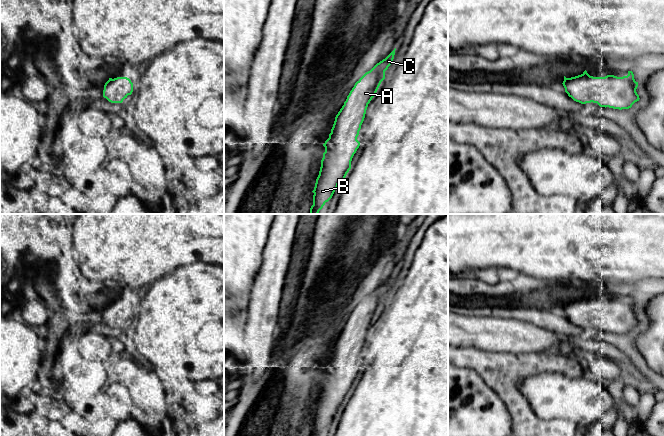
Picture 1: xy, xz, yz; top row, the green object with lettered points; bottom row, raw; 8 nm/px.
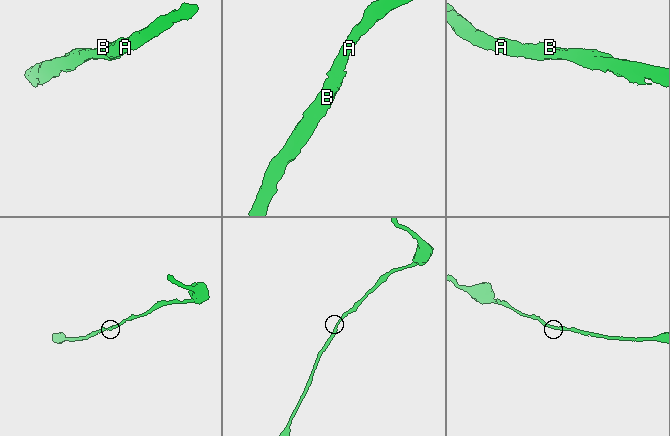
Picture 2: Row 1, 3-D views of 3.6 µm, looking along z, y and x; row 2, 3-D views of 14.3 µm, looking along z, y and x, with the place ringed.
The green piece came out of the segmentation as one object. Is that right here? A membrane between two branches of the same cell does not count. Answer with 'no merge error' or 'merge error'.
no merge error

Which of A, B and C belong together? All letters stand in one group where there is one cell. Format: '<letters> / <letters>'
A B C

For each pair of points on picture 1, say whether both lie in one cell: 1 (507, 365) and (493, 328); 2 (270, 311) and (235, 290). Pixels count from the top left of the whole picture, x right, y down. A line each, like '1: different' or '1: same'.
1: different
2: different

